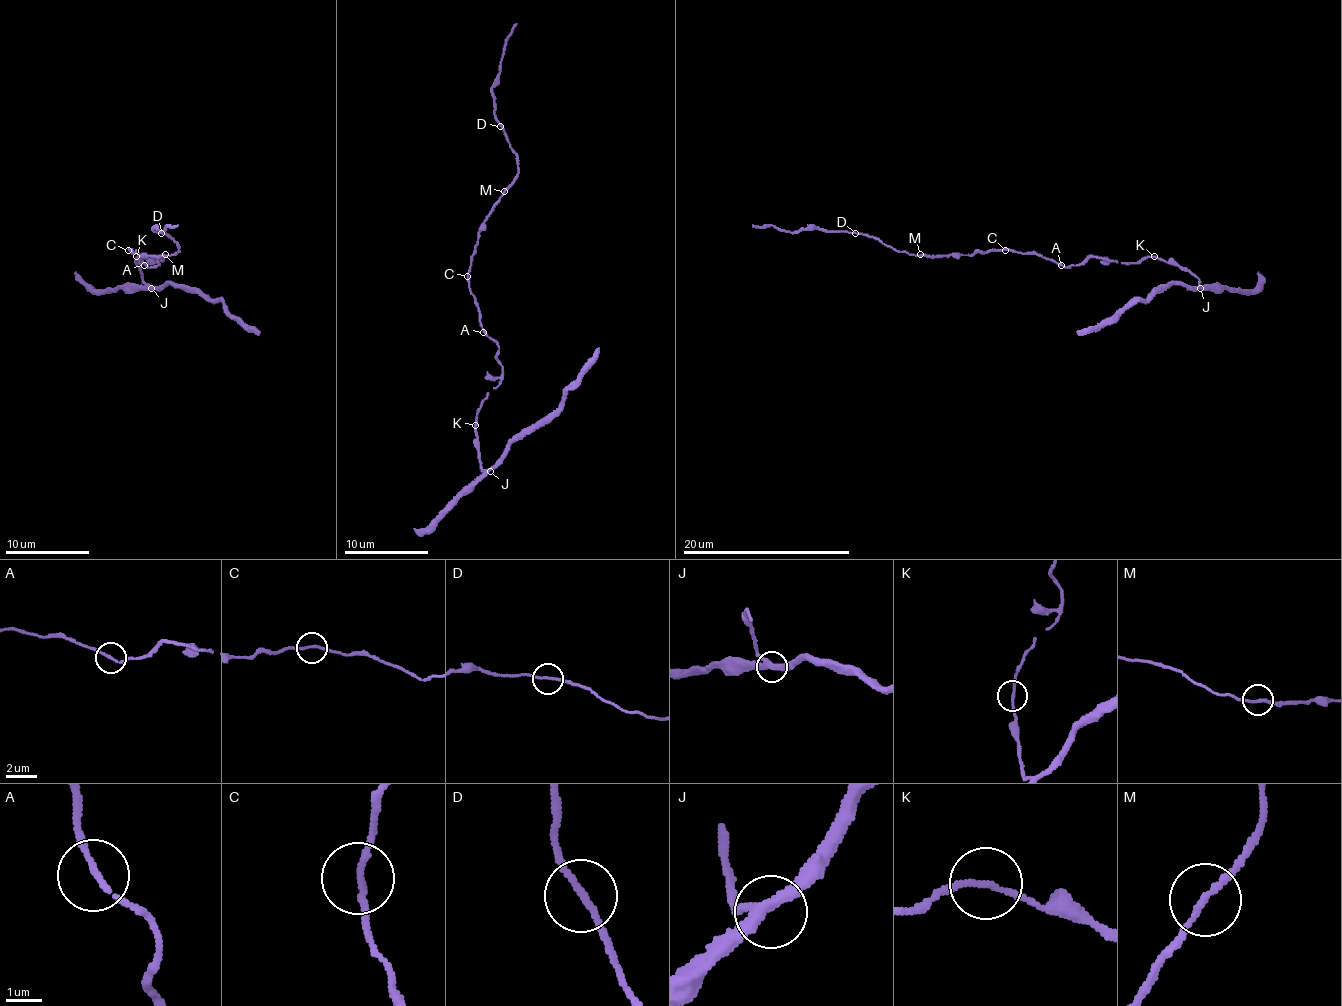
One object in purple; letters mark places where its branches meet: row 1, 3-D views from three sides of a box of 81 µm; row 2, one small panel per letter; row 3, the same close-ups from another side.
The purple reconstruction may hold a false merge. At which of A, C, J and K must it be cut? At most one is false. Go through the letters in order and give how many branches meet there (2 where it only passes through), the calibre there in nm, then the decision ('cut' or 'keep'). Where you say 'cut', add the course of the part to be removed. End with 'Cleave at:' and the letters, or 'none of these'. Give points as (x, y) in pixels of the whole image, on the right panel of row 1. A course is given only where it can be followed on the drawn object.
A: branches 2; calibre 150 nm; keep
C: branches 2; calibre 170 nm; cut; course (1004, 250), (918, 256), (884, 246), (861, 233), (821, 229), (779, 231), (765, 225), (752, 225)
J: branches 3; calibre 320 nm; keep
K: branches 2; calibre 170 nm; keep
Cleave at: C

